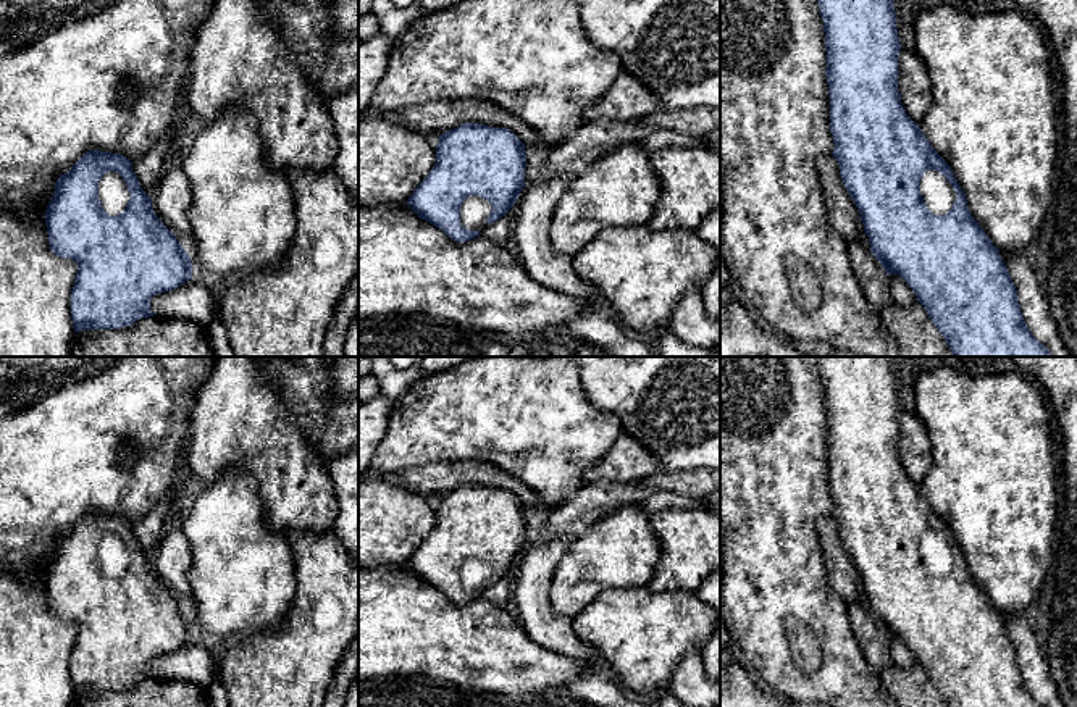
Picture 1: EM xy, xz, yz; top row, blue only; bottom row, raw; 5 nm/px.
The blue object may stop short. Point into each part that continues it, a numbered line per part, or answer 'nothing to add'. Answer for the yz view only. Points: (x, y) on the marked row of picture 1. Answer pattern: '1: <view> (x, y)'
1: yz (937, 192)

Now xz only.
1: xz (475, 210)

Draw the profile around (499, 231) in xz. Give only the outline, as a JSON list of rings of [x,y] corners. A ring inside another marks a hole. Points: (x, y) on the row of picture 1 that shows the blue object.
[[[515,205],[502,218],[488,224],[481,231],[480,236],[484,237],[486,241],[496,244],[496,245],[501,245],[501,247],[505,245],[505,242],[512,236],[513,216],[515,216]]]

